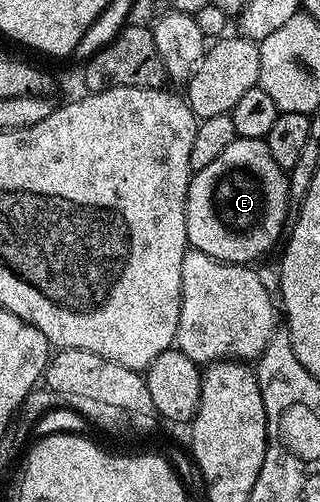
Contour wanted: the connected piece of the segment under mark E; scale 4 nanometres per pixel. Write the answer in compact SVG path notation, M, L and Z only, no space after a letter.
M235 136L234 141L228 143L228 147L224 147L224 151L220 151L220 155L216 155L216 159L212 159L212 163L208 163L208 167L197 170L191 176L188 195L186 196L186 239L189 248L204 251L204 255L212 255L217 261L226 261L229 265L250 265L254 263L257 257L264 256L278 240L278 244L283 240L284 230L288 225L286 212L290 208L292 209L292 202L290 200L290 179L287 170L282 169L280 163L276 163L276 159L272 159L272 151L268 151L265 140L261 137L248 139L247 137Z

